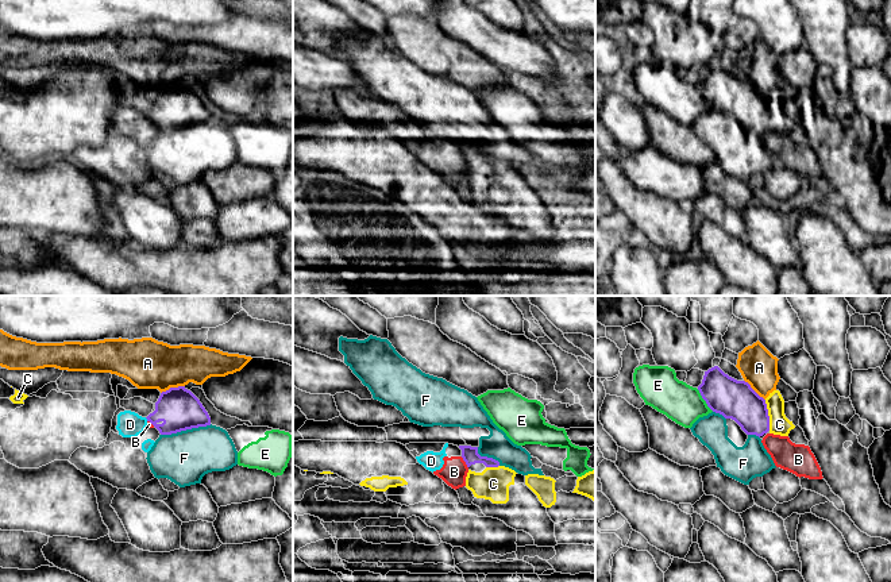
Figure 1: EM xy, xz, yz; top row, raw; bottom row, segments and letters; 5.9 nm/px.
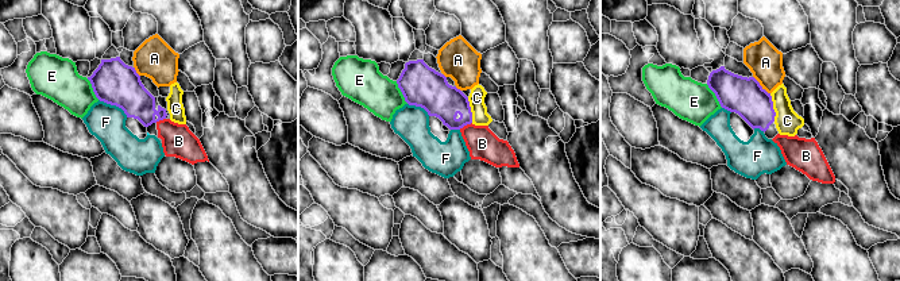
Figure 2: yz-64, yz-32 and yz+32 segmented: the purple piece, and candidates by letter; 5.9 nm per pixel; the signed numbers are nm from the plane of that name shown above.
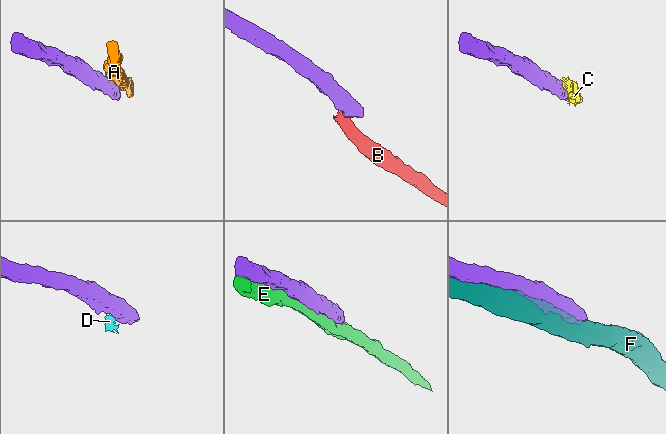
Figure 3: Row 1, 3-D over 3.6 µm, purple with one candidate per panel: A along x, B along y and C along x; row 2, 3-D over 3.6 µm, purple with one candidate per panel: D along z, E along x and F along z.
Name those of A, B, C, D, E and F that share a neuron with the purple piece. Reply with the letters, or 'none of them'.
none of them

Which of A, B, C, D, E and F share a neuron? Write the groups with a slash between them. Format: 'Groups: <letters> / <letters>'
Groups: A / B D / C / E / F

